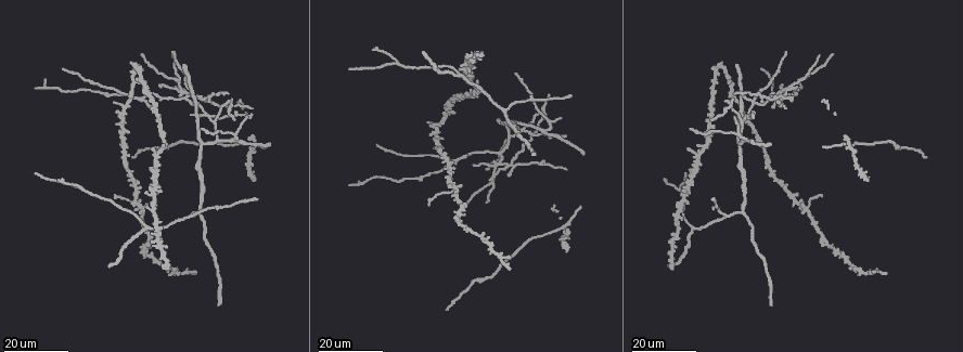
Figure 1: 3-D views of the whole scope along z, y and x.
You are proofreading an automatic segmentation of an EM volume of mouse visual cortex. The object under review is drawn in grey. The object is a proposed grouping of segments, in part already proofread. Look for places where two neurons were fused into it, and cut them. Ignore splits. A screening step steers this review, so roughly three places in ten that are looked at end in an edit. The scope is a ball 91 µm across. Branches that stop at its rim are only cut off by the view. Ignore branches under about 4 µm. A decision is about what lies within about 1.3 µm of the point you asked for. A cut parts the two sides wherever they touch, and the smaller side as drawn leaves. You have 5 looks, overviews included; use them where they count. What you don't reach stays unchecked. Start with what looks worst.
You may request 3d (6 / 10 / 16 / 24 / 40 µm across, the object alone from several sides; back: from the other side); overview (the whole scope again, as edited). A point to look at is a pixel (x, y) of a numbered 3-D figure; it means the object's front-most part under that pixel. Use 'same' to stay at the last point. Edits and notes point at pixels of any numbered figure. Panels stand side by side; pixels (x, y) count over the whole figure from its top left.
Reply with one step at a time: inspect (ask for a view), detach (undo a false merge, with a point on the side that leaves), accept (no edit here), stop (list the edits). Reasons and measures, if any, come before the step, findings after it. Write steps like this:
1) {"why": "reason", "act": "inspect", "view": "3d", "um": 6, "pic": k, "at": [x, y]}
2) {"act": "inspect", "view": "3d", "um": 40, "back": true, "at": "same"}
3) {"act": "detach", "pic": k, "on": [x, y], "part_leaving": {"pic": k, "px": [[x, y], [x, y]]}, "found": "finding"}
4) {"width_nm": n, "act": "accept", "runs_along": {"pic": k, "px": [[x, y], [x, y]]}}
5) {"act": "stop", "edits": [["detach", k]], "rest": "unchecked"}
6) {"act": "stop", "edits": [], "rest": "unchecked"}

{"why": "four or more arms meet", "act": "inspect", "view": "3d", "um": 24, "pic": 1, "at": [751, 101]}

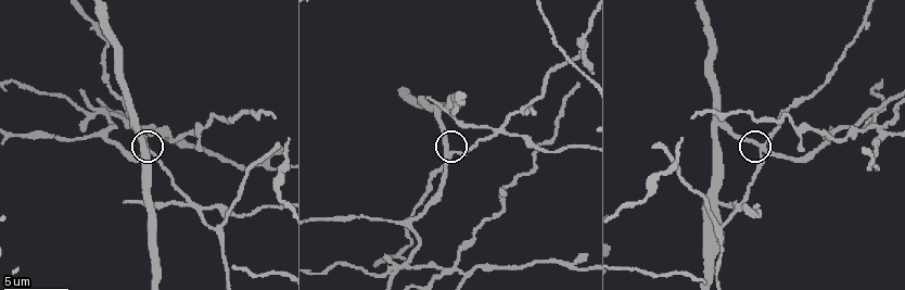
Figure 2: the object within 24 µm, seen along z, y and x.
{"act": "inspect", "view": "3d", "um": 6, "pic": 2, "at": [763, 143]}

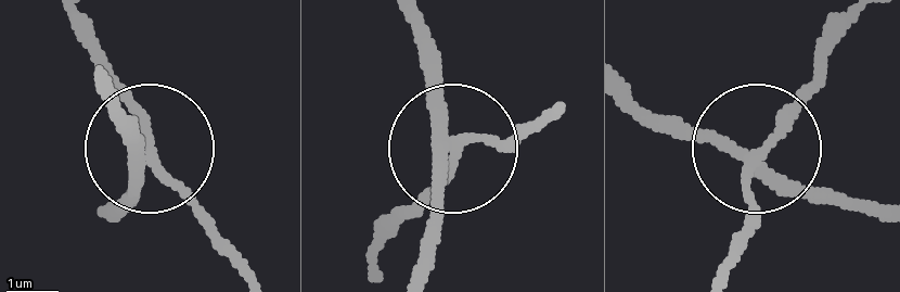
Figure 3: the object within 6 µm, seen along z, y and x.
{"side_arm_um": 23, "act": "accept", "runs_along": {"pic": 3, "px": [[555, 106], [521, 137], [460, 149], [409, 214]]}, "found": "all the same neuron"}

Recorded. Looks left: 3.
{"why": "three-way junction", "act": "inspect", "view": "3d", "um": 10, "pic": 2, "at": [105, 111]}

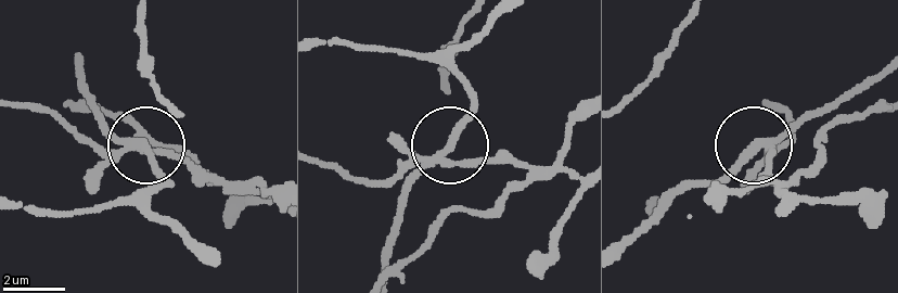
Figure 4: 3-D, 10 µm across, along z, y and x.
{"why": "zoom in", "act": "inspect", "view": "3d", "um": 6, "pic": 4, "at": [761, 148]}

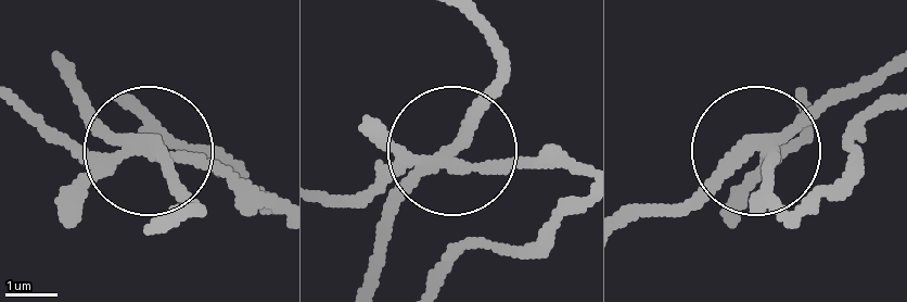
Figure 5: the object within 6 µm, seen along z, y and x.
{"act": "detach", "pic": 5, "on": [74, 187], "part_leaving": {"pic": 5, "px": [[147, 145], [219, 162], [271, 192]]}, "found": "two neurons meet here"}

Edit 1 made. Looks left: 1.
{"act": "stop", "edits": [["detach", 5]], "rest": "unchecked"}

